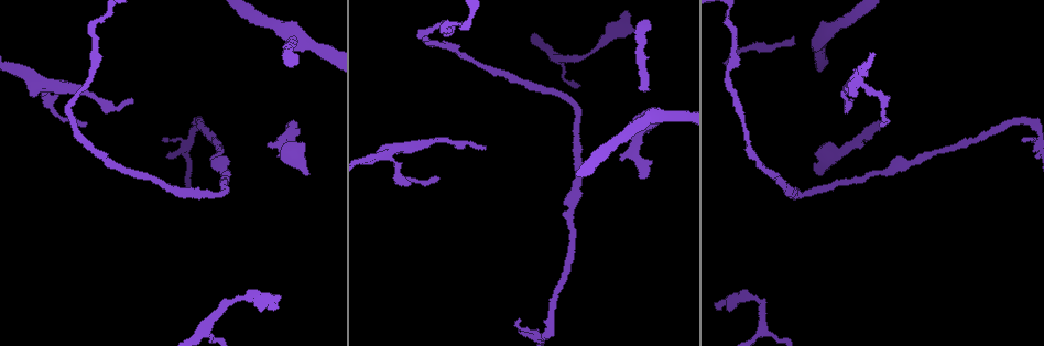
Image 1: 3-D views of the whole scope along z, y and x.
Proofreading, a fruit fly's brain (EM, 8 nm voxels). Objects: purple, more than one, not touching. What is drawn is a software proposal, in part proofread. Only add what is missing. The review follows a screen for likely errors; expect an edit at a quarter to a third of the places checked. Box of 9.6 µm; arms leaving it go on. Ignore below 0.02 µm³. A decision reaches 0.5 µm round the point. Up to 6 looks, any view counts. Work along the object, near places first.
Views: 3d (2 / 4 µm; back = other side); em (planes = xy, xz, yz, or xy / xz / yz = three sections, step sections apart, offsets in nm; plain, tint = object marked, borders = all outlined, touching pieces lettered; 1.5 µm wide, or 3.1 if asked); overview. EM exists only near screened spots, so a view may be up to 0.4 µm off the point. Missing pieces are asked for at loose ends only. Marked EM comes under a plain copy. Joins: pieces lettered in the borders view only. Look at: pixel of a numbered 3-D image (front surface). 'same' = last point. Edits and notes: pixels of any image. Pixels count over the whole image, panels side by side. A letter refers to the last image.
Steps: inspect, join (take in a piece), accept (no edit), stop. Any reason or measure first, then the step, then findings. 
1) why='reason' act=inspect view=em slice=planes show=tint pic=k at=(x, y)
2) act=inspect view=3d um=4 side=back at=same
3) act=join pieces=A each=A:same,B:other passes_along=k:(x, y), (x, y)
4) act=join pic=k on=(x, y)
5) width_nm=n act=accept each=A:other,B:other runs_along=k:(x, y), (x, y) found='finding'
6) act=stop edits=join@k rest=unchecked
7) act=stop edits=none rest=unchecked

why='branch stops here' act=inspect view=em slice=xy step=4 show=borders pic=1 at=(278, 295)

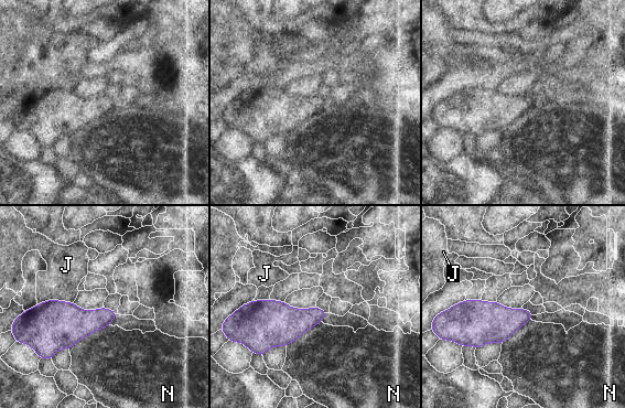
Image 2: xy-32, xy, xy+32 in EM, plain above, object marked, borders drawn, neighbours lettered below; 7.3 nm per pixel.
width_nm=170 longest_contact=N:340nm act=accept each=J:other,N:other found='no lettered piece goes on from it'

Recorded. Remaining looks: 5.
why='free end' act=inspect view=em slice=xy step=8 show=tint pic=1 at=(818, 172)

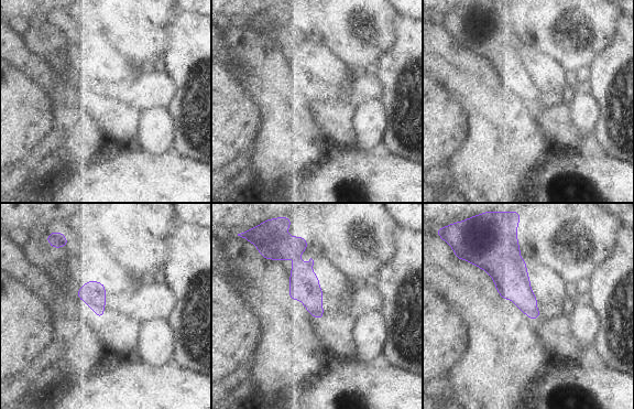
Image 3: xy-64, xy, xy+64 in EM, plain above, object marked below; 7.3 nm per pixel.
why='another direction' act=inspect view=em slice=planes show=borders at=same

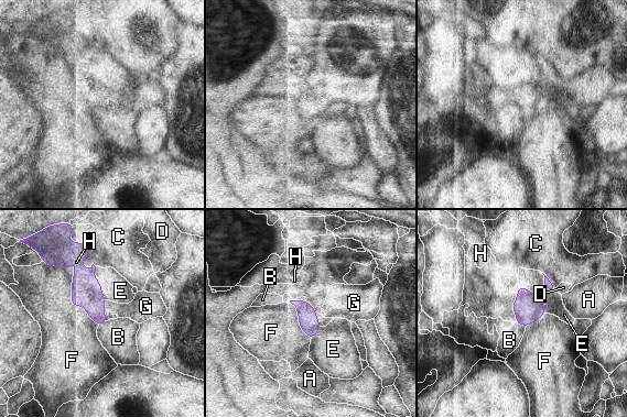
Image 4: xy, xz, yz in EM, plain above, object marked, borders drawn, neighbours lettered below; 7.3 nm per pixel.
longest_contact=F:480nm act=join pieces=G each=A:other,B:other,C:other,D:other,E:other,F:other,G:same,H:other passes_along=4:(86, 289), (104, 305), (137, 310) found='the neuron continues'

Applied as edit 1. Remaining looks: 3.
why='an open end' act=inspect view=em slice=yz step=4 show=borders pic=1 at=(132, 100)

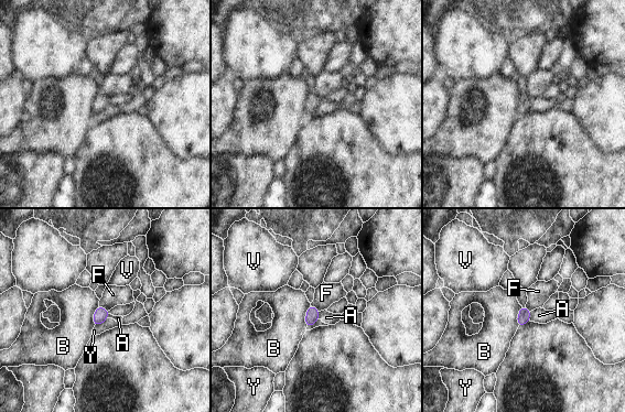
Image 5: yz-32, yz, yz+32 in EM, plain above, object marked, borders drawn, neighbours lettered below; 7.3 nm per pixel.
why='another direction' act=inspect view=em slice=planes show=borders at=same

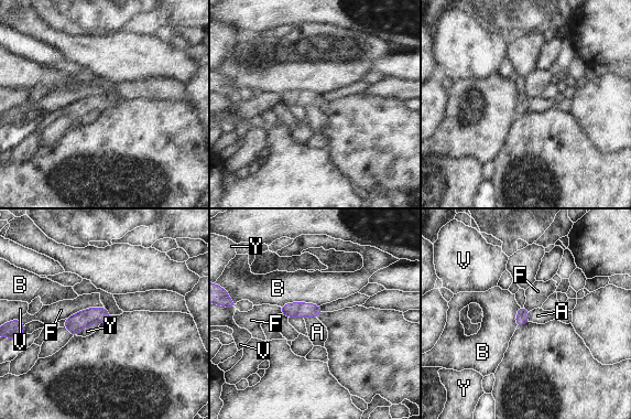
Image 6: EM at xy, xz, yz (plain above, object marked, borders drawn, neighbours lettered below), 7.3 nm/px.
act=accept each=A:other,B:other,F:other,V:other,Y:other found='none of them fits'

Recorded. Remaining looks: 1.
act=stop edits=join@4 rest=unchecked

